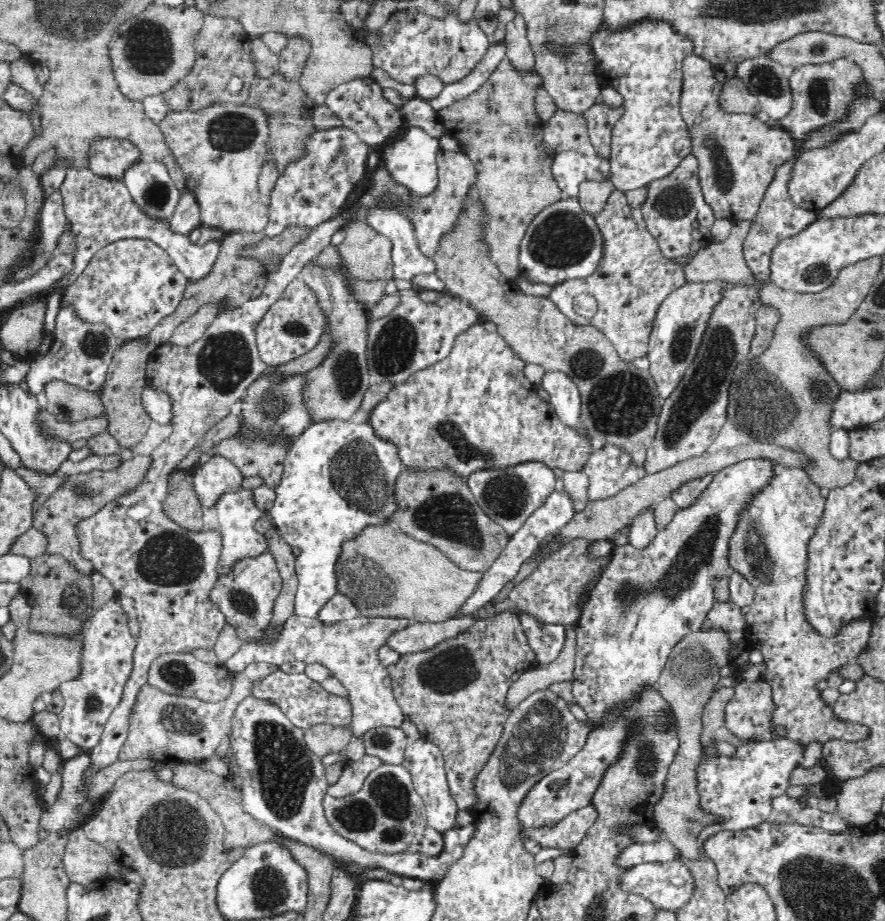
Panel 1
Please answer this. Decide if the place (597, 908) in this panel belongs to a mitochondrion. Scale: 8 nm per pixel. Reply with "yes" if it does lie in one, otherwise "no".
yes

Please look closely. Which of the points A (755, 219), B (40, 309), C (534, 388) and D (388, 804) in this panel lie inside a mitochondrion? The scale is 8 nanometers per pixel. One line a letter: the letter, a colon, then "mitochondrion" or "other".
A: other
B: other
C: other
D: mitochondrion

